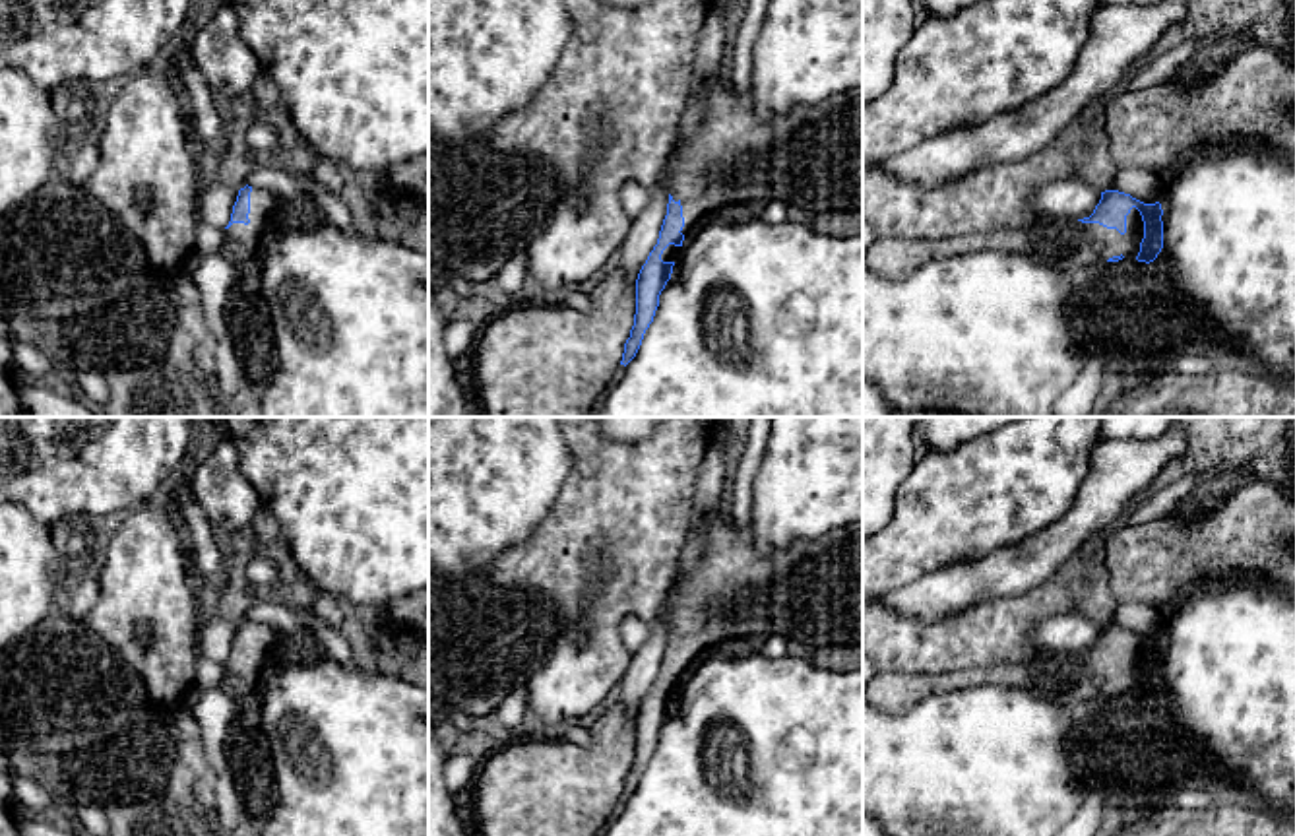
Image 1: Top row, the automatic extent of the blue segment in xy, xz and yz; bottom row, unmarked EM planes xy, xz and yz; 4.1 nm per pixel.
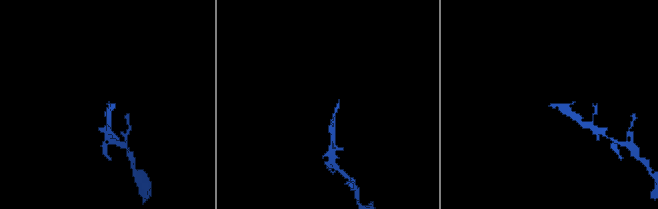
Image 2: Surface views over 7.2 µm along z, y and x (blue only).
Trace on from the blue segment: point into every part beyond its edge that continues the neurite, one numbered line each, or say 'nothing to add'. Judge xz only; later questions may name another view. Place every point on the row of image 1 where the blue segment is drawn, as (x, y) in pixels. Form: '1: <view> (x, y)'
1: xz (737, 156)

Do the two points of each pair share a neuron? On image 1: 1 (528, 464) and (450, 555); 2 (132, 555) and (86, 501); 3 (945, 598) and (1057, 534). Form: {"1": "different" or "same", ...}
{"1": "same", "2": "different", "3": "same"}

